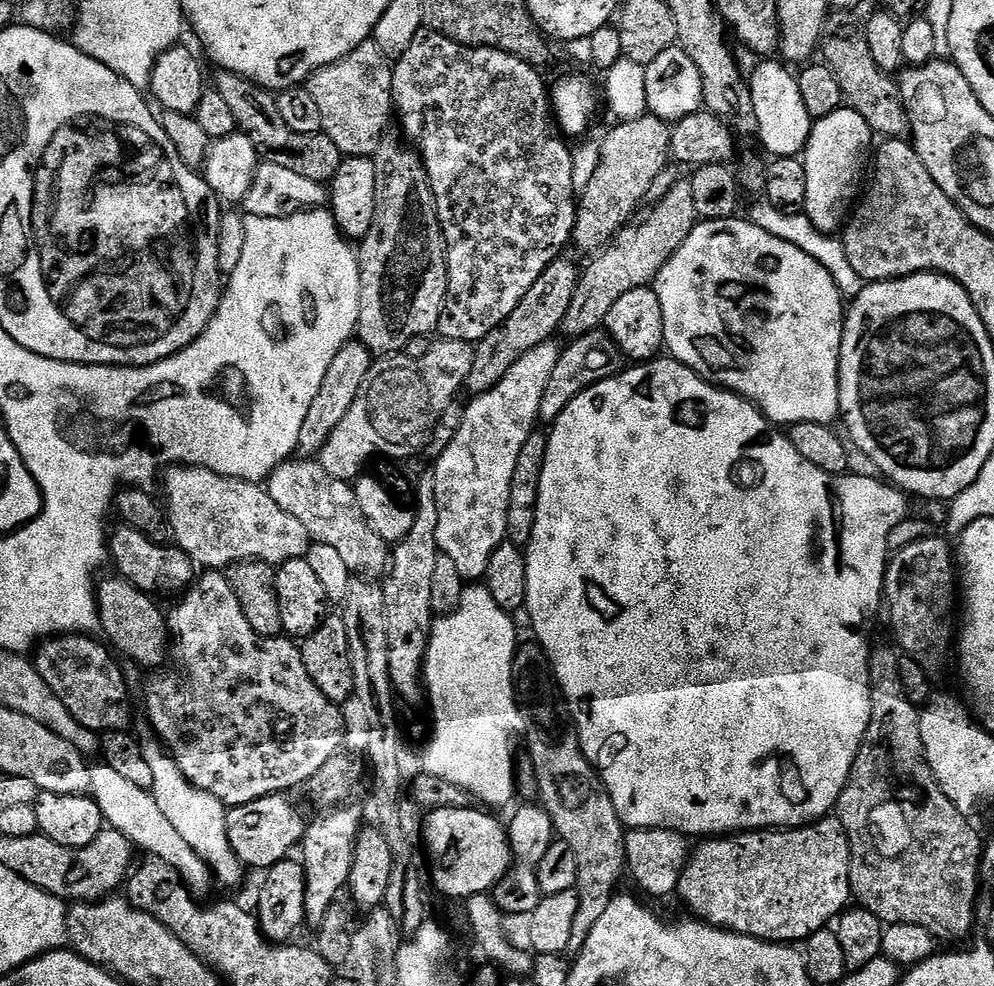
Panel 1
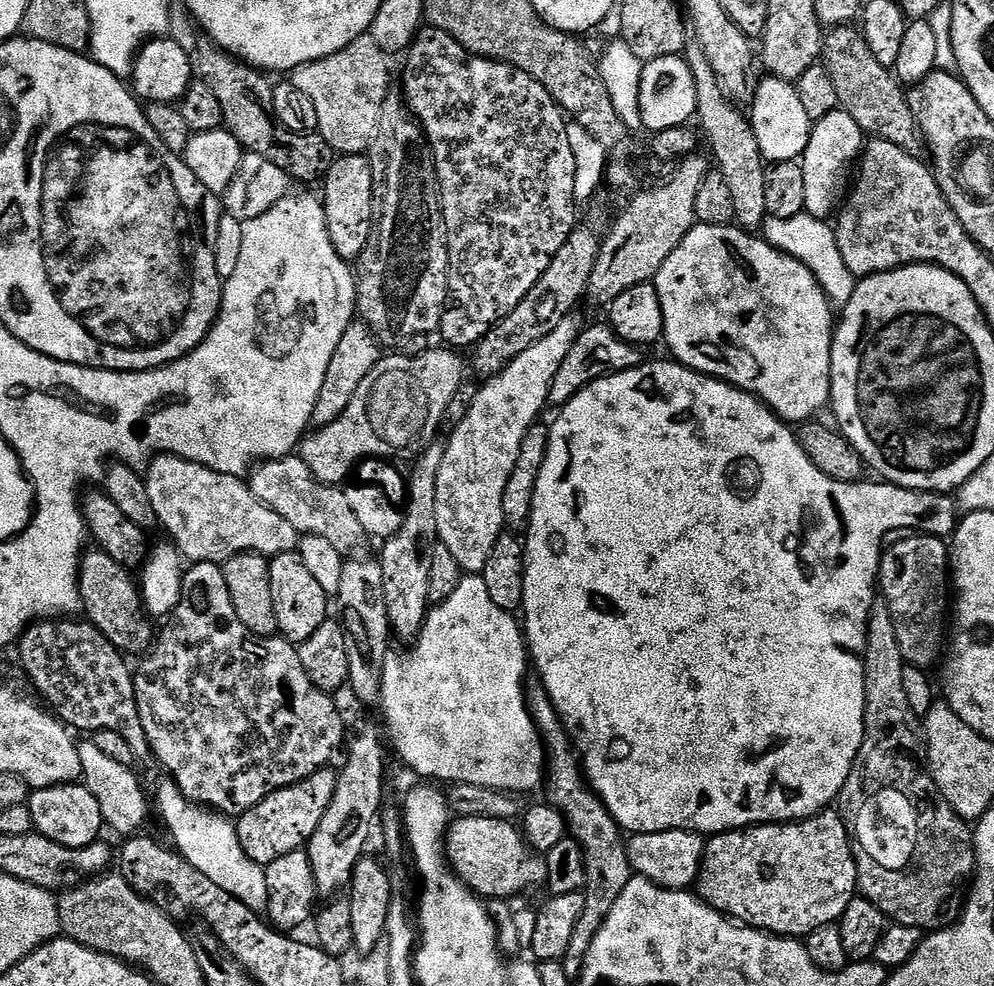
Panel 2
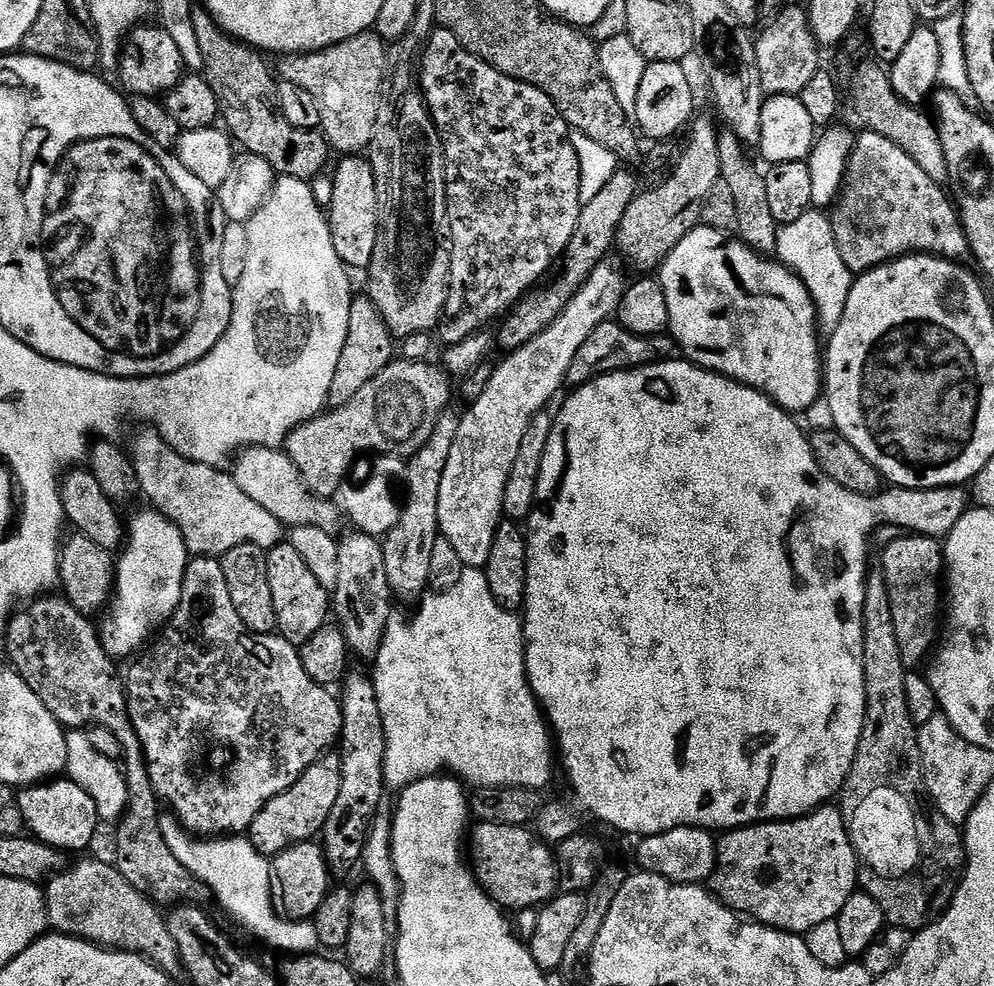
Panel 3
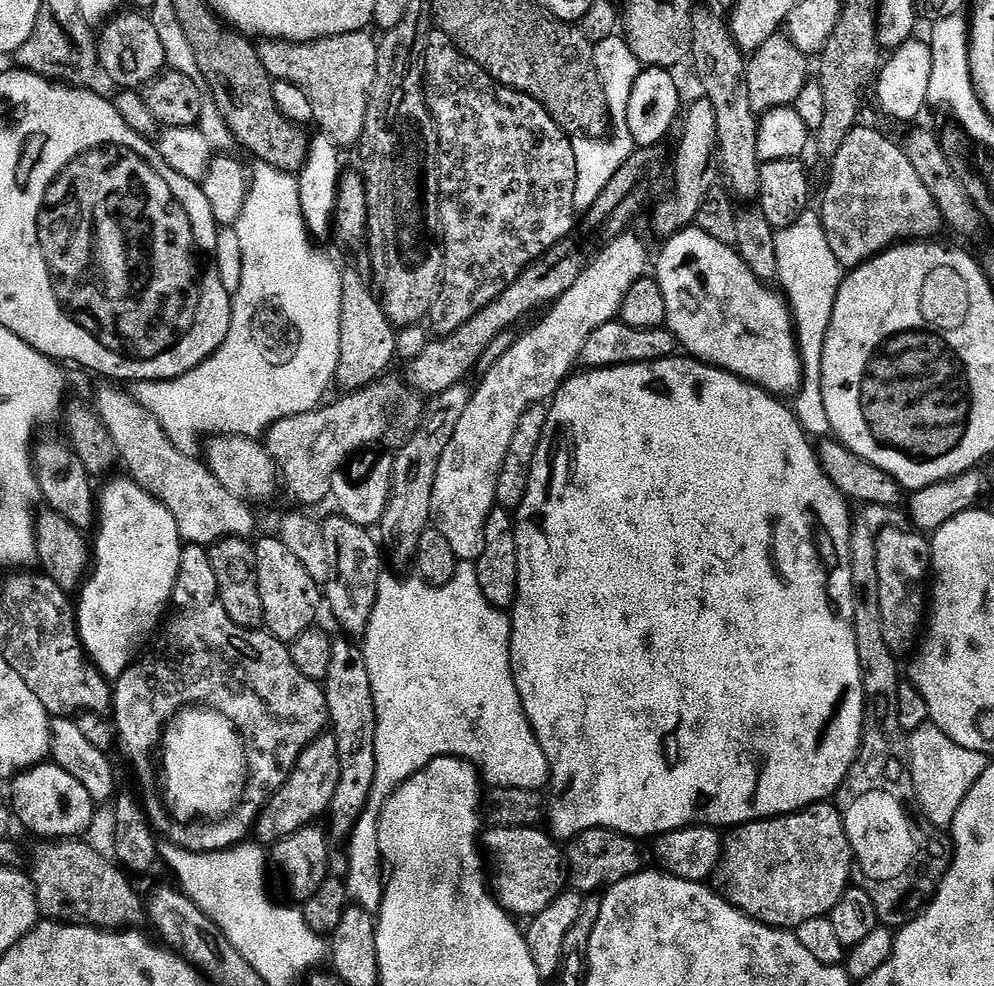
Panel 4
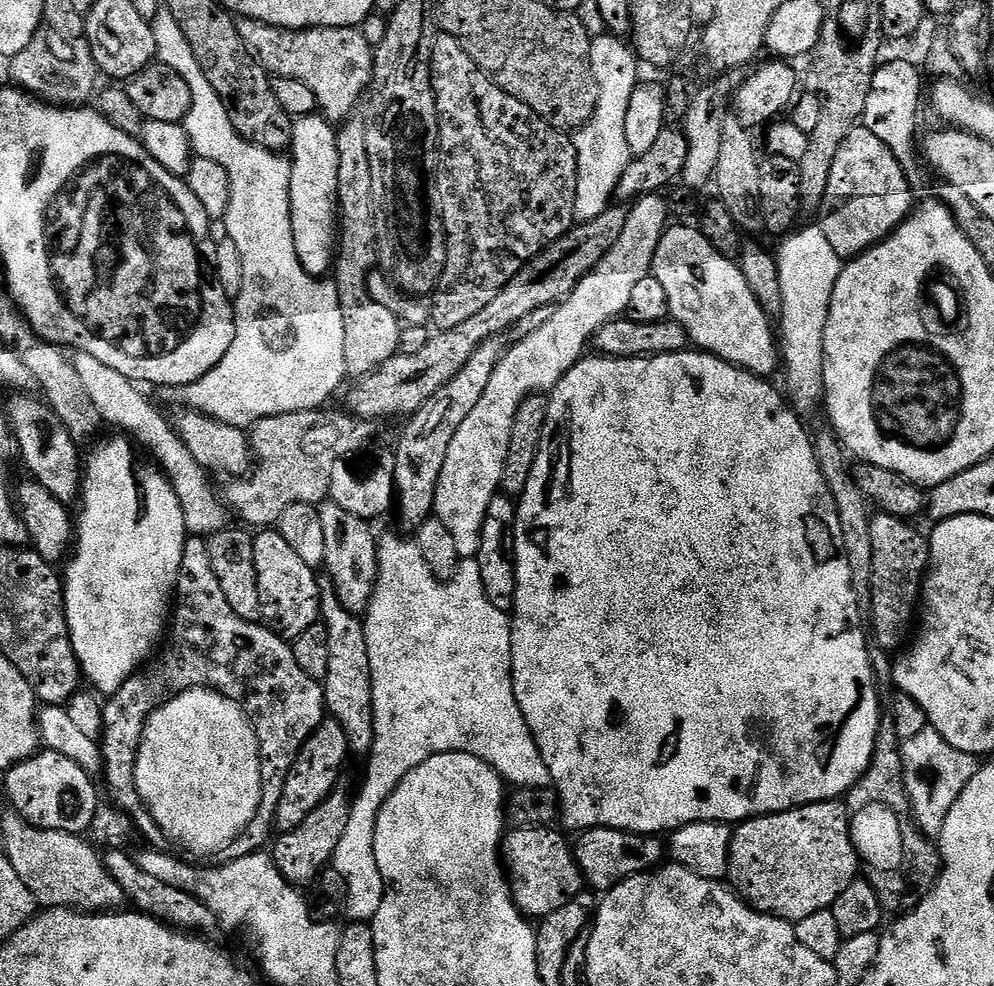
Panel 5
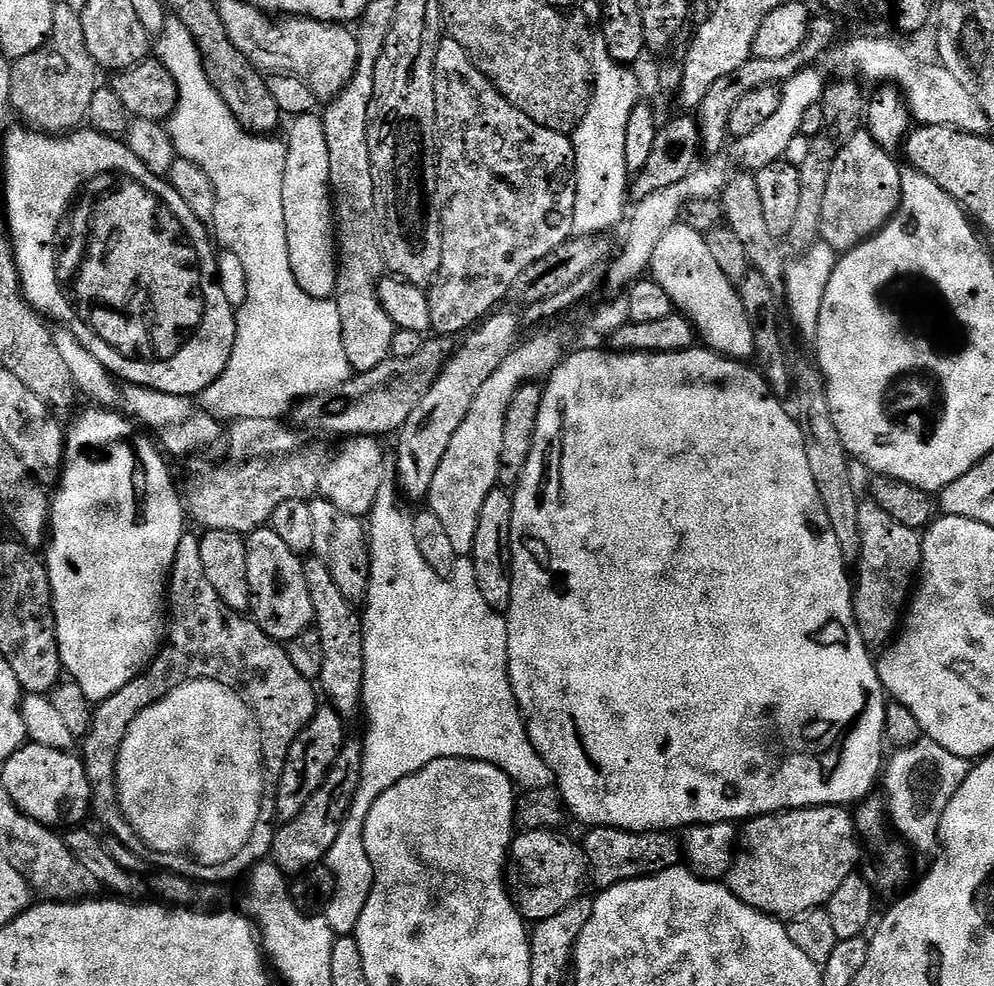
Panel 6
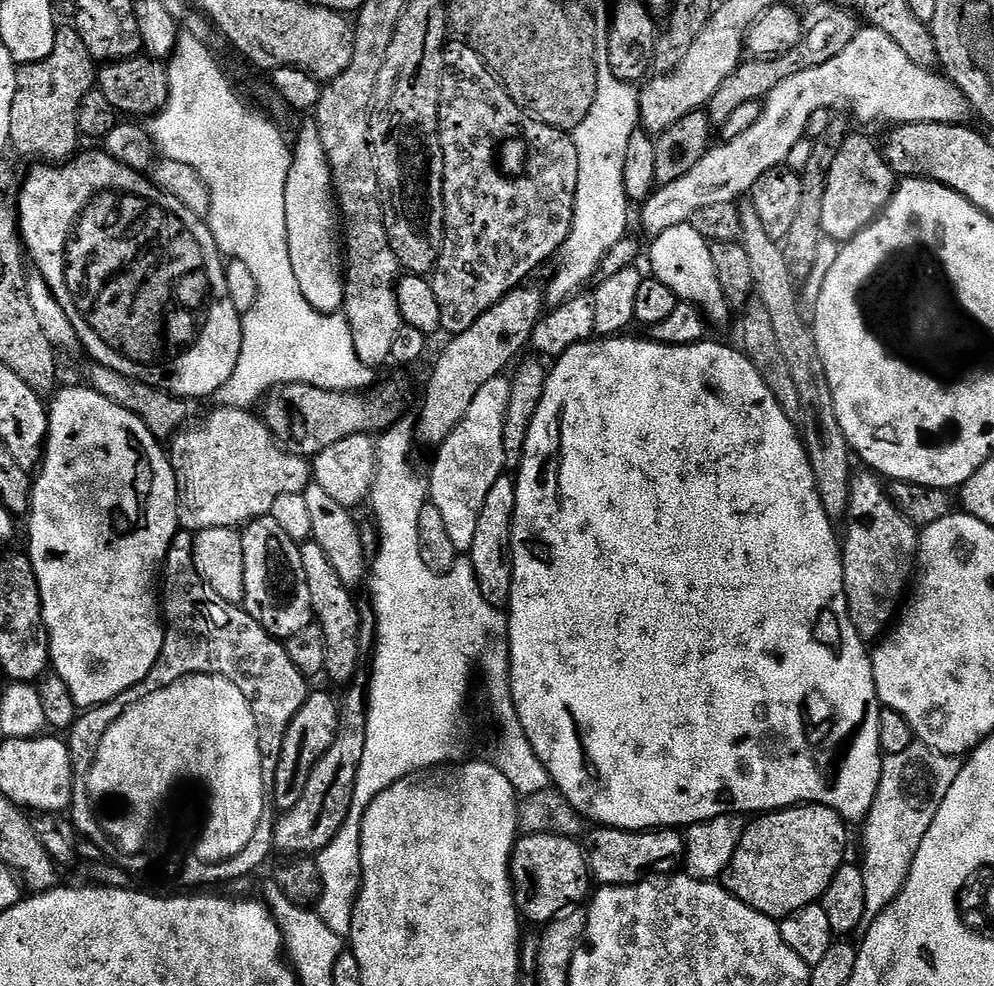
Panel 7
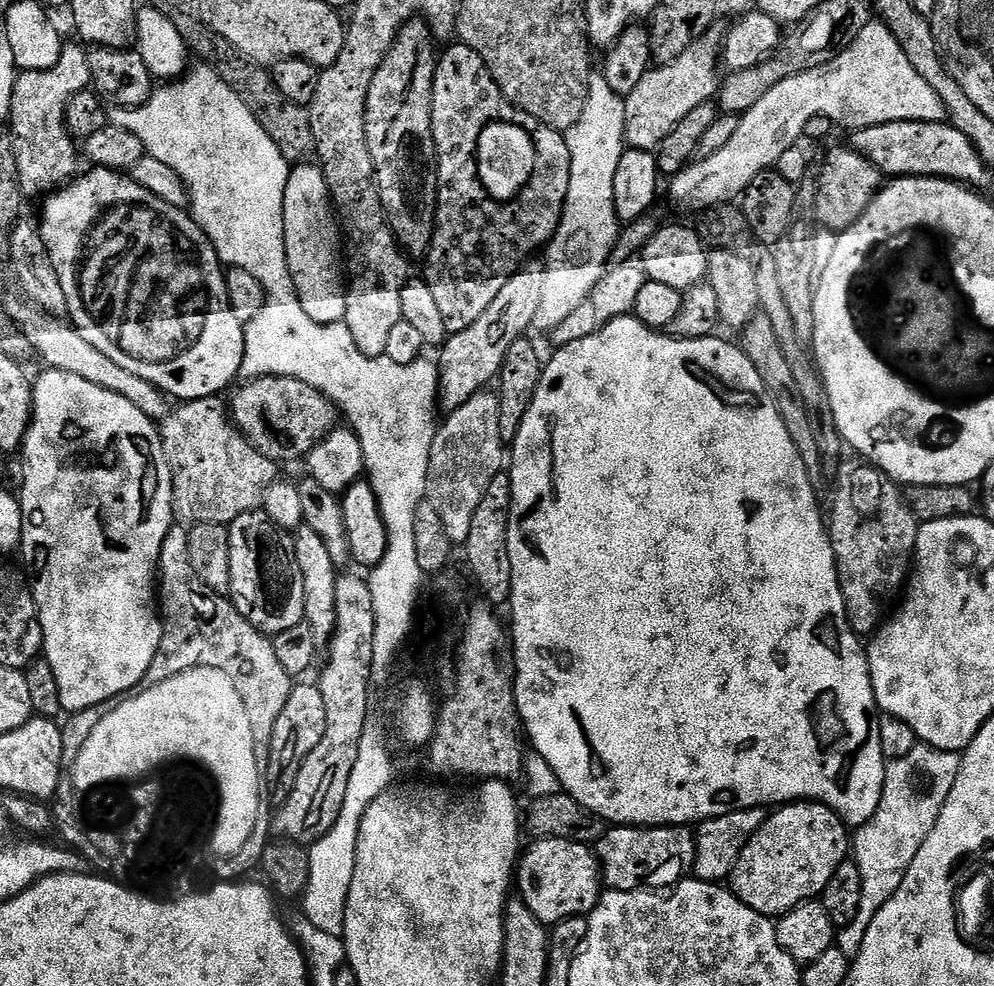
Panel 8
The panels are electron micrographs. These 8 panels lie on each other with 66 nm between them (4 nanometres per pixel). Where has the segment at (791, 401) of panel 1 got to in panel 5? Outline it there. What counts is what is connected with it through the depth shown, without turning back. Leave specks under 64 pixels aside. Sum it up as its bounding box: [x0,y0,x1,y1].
[651,227,782,377]

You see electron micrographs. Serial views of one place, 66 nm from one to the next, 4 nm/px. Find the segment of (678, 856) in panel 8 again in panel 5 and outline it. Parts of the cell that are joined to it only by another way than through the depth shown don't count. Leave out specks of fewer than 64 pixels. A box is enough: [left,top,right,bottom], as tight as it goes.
[575,828,666,894]

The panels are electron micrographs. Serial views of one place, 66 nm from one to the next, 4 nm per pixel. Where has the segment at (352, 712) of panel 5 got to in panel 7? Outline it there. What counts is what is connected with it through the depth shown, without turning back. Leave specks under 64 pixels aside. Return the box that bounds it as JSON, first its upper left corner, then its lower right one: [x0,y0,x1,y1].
[300,538,360,685]

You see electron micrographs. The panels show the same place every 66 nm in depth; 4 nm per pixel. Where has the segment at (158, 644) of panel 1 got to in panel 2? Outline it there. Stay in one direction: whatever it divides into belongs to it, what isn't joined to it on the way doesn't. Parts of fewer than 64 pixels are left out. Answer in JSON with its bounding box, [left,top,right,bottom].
[78,550,154,654]

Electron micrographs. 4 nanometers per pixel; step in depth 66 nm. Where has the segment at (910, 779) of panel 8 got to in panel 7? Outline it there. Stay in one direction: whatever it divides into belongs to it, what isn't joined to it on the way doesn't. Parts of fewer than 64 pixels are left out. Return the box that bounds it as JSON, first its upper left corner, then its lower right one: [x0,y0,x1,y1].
[862,742,961,917]

